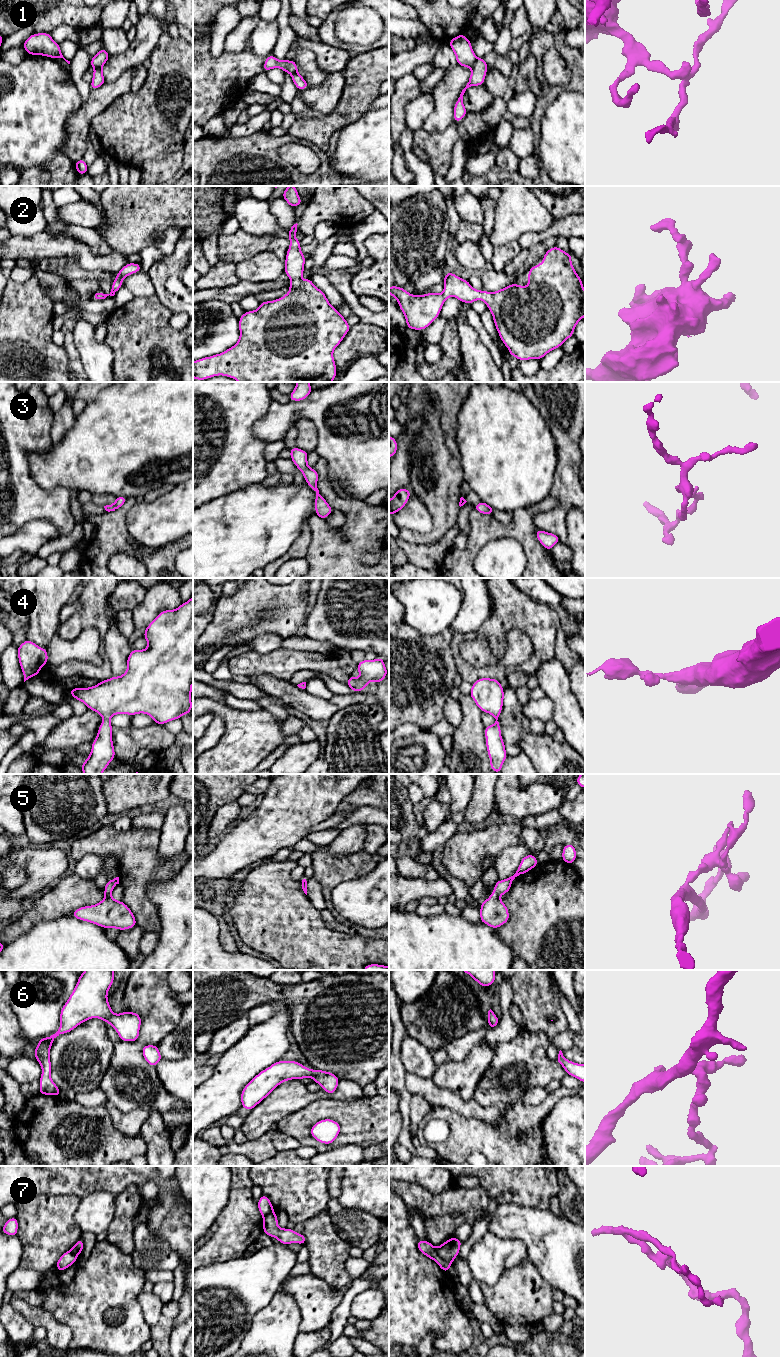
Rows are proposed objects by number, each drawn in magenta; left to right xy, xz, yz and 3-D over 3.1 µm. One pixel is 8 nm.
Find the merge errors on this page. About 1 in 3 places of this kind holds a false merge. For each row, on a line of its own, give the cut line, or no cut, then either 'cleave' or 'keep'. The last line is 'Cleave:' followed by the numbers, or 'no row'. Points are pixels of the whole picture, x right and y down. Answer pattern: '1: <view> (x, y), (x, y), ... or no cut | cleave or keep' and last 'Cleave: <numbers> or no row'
1: yz (477, 58), (471, 67) | cleave
2: no cut | keep
3: no cut | keep
4: no cut | keep
5: no cut | keep
6: no cut | keep
7: yz (435, 1248), (443, 1258), (452, 1261) | cleave
Cleave: 1, 7

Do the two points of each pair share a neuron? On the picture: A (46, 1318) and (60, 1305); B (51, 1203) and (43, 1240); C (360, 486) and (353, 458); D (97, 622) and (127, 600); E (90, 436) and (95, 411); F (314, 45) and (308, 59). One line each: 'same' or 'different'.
A: different
B: same
C: same
D: different
E: same
F: different

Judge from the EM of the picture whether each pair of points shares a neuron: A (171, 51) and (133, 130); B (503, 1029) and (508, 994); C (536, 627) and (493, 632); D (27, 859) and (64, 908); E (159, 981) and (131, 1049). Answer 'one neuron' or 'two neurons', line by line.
A: one neuron
B: one neuron
C: one neuron
D: two neurons
E: one neuron

